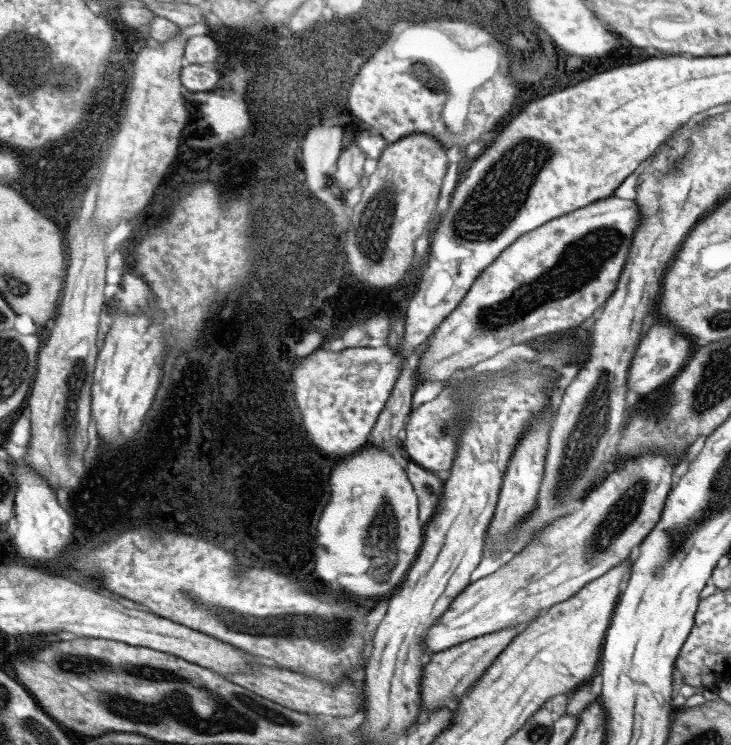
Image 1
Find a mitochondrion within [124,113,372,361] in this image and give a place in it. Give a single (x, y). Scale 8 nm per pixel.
(317, 129)

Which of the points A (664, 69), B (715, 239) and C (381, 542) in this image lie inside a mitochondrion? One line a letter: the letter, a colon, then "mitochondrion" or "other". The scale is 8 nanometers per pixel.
A: other
B: other
C: mitochondrion

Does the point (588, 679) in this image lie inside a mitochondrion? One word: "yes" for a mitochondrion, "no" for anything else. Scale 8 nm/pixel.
no

